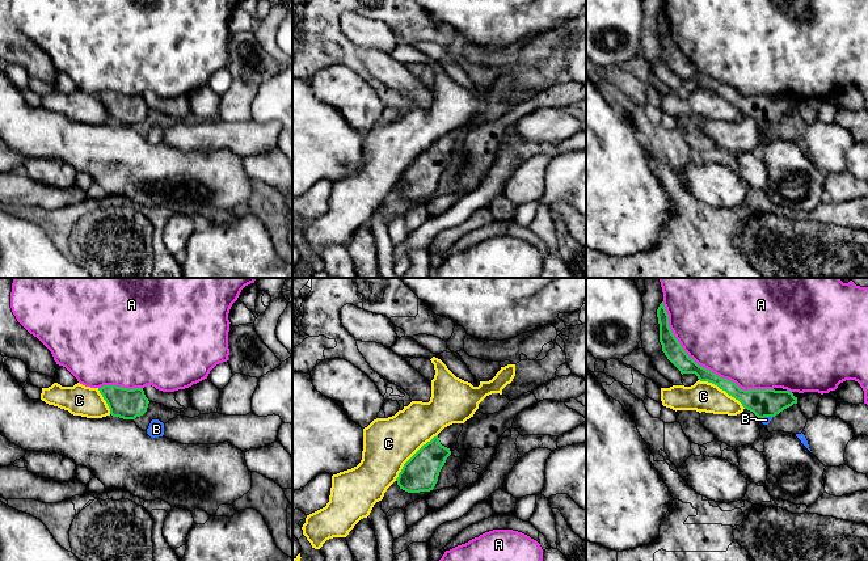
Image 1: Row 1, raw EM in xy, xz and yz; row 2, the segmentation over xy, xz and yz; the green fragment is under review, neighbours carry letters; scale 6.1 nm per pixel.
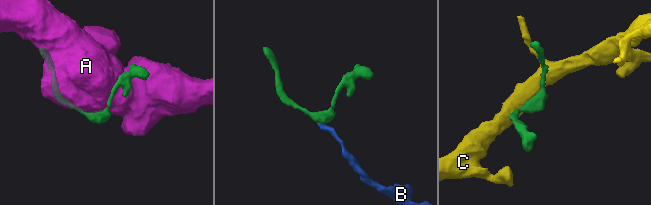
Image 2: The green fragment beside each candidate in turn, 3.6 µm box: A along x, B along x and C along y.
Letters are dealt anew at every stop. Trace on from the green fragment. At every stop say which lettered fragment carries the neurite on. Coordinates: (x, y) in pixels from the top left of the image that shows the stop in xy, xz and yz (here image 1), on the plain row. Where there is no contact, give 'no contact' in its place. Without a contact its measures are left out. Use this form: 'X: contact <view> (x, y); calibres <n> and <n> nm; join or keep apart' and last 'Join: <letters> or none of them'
A: contact yz (703, 74); calibres 110 and 500 nm; keep apart
B: contact yz (765, 122); calibres 180 and 50 nm; join
C: contact xz (412, 163); calibres 220 and 320 nm; keep apart
Join: B

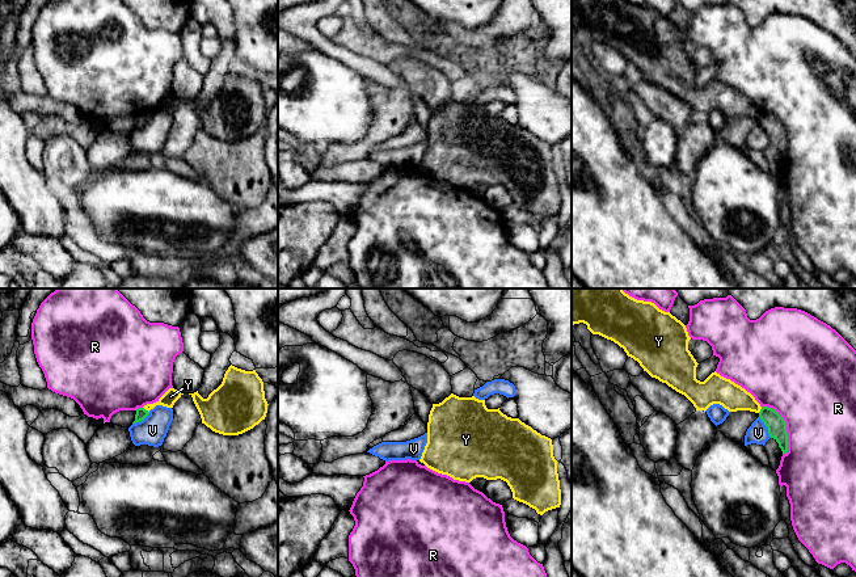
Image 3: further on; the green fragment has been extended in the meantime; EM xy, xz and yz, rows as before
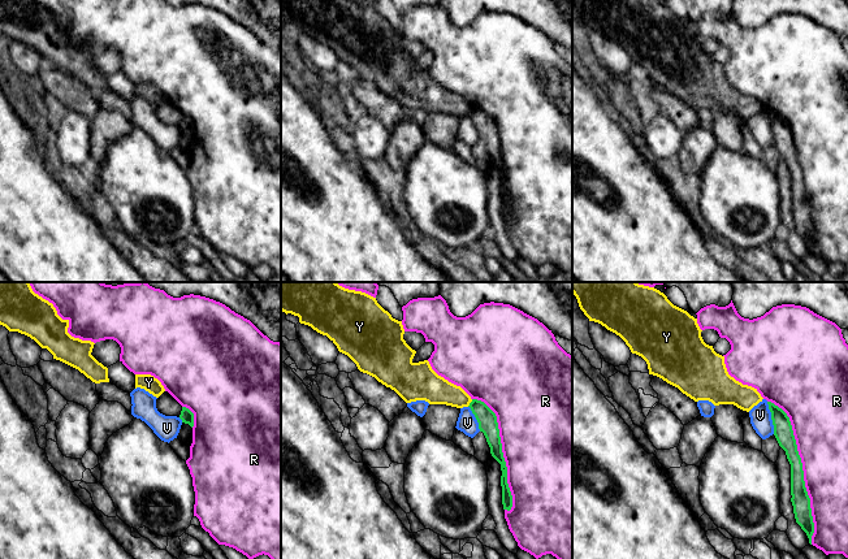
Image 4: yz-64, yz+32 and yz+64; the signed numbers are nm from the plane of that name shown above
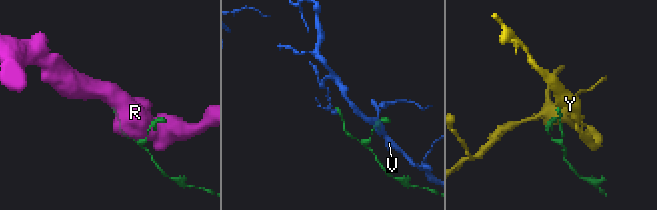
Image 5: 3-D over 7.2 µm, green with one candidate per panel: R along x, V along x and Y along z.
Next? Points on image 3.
R: contact yz (785, 133); calibres 120 and 480 nm; keep apart
V: contact yz (766, 131); calibres 120 and 130 nm; keep apart
Y: contact xy (144, 116); calibres 70 and 90 nm; keep apart
Join: none of them

